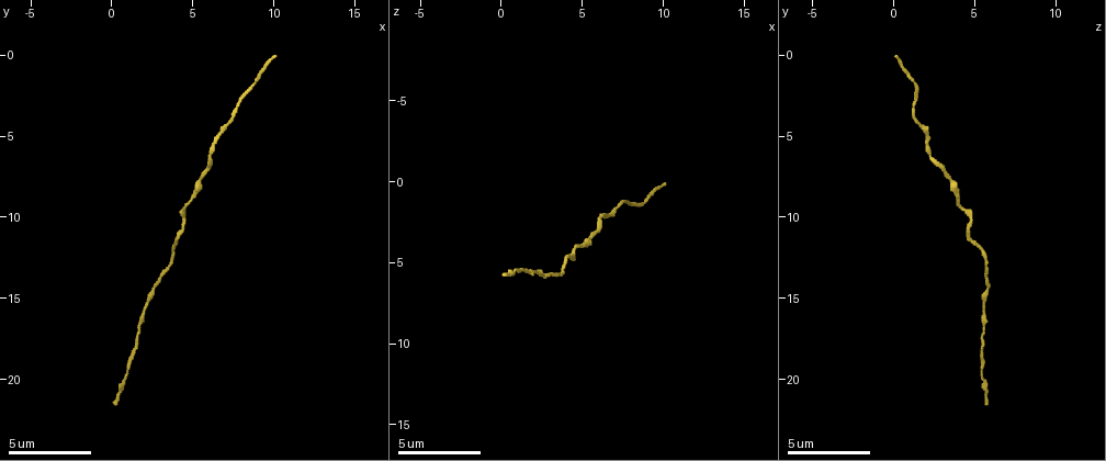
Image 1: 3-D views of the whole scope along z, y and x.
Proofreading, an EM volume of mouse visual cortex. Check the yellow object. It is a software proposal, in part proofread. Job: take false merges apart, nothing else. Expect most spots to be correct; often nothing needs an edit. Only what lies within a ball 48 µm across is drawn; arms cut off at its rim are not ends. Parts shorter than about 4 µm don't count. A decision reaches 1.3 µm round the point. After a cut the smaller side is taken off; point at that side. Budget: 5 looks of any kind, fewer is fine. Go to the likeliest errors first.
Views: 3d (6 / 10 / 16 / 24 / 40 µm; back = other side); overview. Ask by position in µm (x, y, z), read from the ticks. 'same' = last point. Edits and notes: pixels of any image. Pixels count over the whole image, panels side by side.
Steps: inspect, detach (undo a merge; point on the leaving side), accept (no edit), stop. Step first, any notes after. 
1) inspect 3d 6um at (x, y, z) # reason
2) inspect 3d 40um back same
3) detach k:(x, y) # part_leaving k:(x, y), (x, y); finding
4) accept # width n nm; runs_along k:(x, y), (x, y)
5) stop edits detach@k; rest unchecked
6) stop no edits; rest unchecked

inspect 3d 10um at (7.0, 4.6, 1.8) # sudden change in width

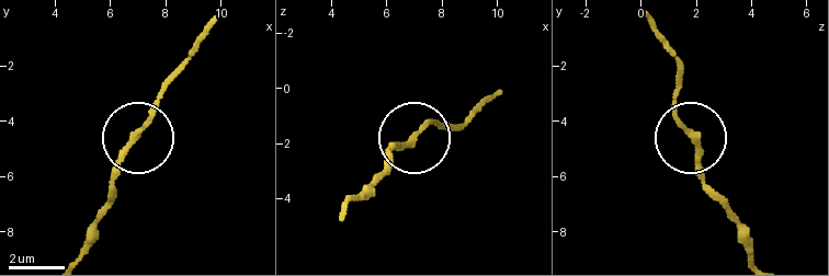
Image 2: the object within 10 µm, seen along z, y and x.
accept # width 200 nm; runs_along 2:(753, 257), (679, 116), (676, 62); all the same neuron

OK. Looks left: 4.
inspect 3d 16um at (2.0, 16.0, 5.8) # thick turns thin

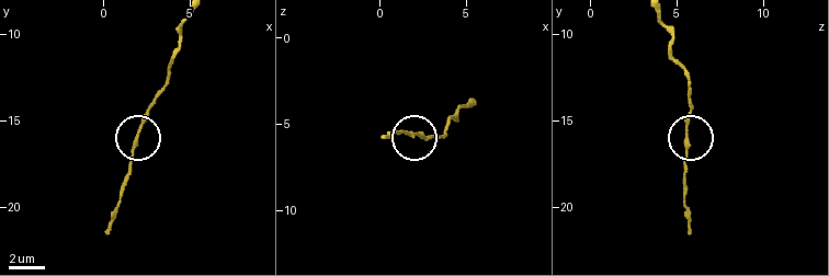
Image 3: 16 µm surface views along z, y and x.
accept # width 170 nm; one neuron here

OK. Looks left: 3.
inspect 3d 10um at (4.2, 11.4, 5.0) # calibre changes

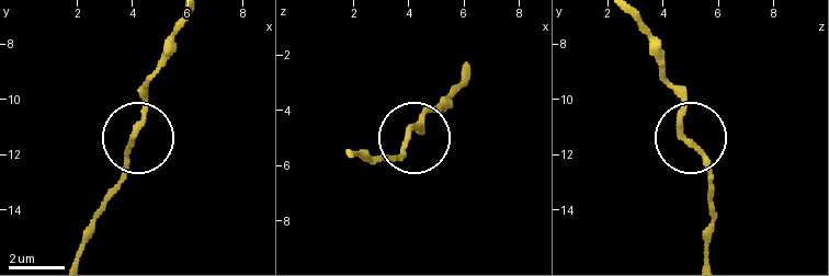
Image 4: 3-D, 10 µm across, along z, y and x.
accept # continuous, no second neuron

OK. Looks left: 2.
stop no edits; rest unchecked

